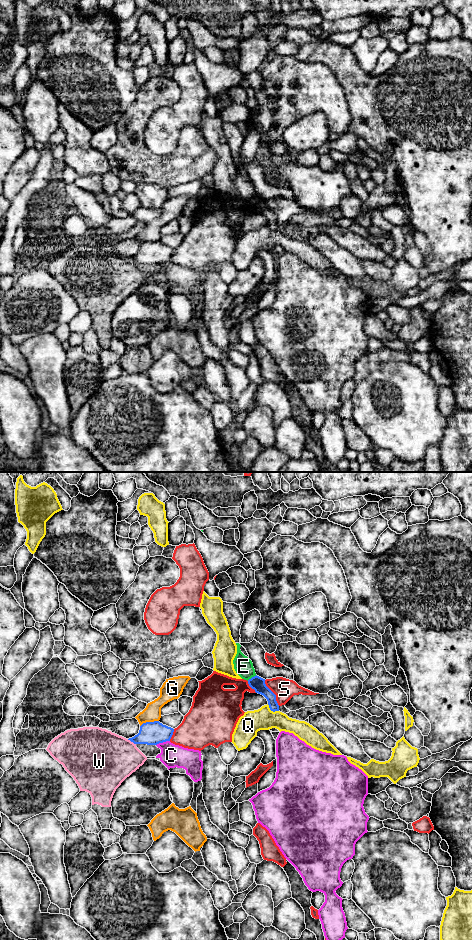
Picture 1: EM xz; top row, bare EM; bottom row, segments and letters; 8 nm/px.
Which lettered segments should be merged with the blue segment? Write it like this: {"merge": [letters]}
{"merge": []}

